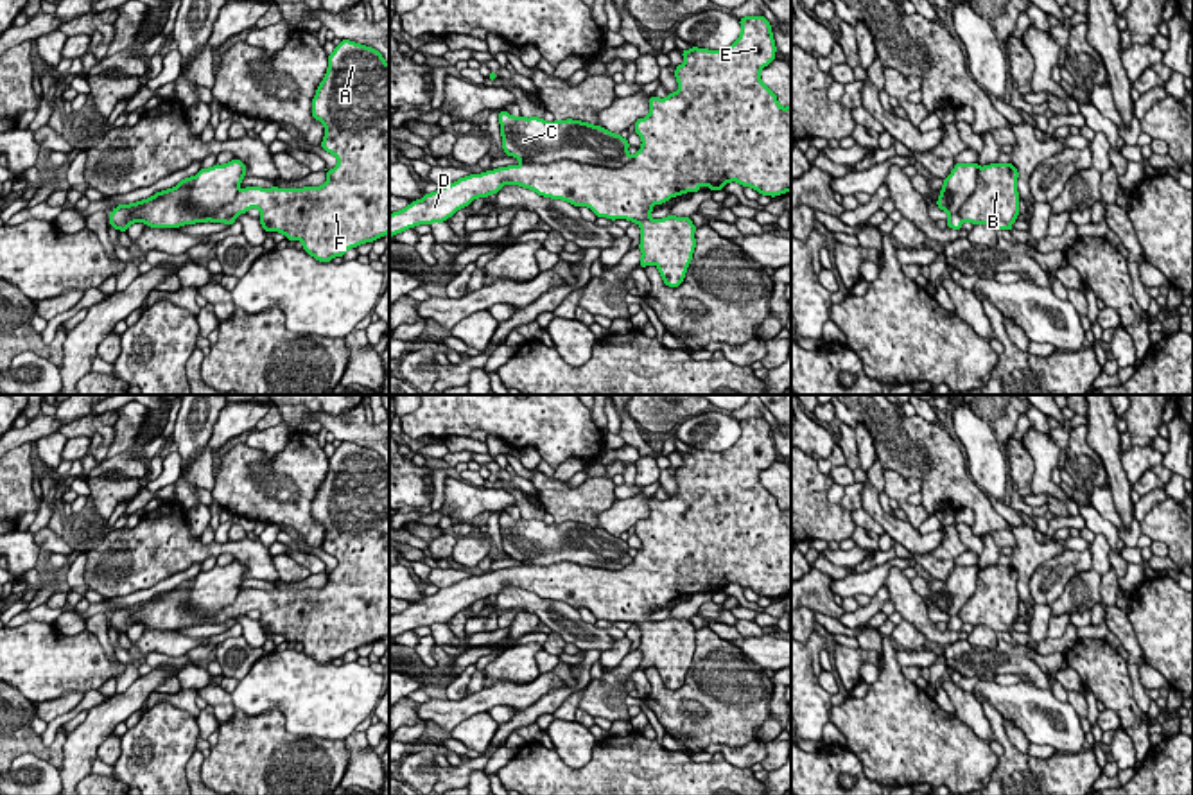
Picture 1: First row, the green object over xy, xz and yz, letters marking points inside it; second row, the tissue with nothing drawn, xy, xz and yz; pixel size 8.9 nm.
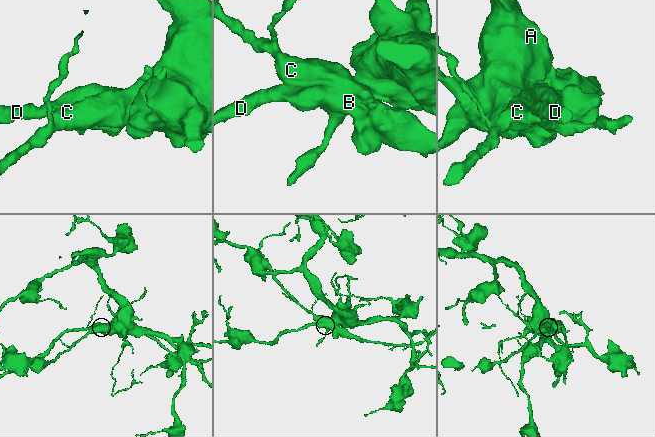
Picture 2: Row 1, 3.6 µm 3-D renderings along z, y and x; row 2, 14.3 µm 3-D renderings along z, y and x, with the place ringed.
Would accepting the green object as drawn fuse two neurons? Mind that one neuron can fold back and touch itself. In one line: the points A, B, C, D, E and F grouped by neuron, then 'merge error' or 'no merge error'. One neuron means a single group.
A B D E F / C | merge error

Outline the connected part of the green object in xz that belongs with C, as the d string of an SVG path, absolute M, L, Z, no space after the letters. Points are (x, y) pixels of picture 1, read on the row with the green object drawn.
M499 113L502 149L508 156L529 163L572 160L579 163L619 169L633 160L628 140L581 120L545 122L538 117Z

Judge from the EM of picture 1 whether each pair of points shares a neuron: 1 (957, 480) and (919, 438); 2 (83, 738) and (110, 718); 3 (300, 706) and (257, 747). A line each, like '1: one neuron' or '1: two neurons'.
1: one neuron
2: one neuron
3: two neurons

